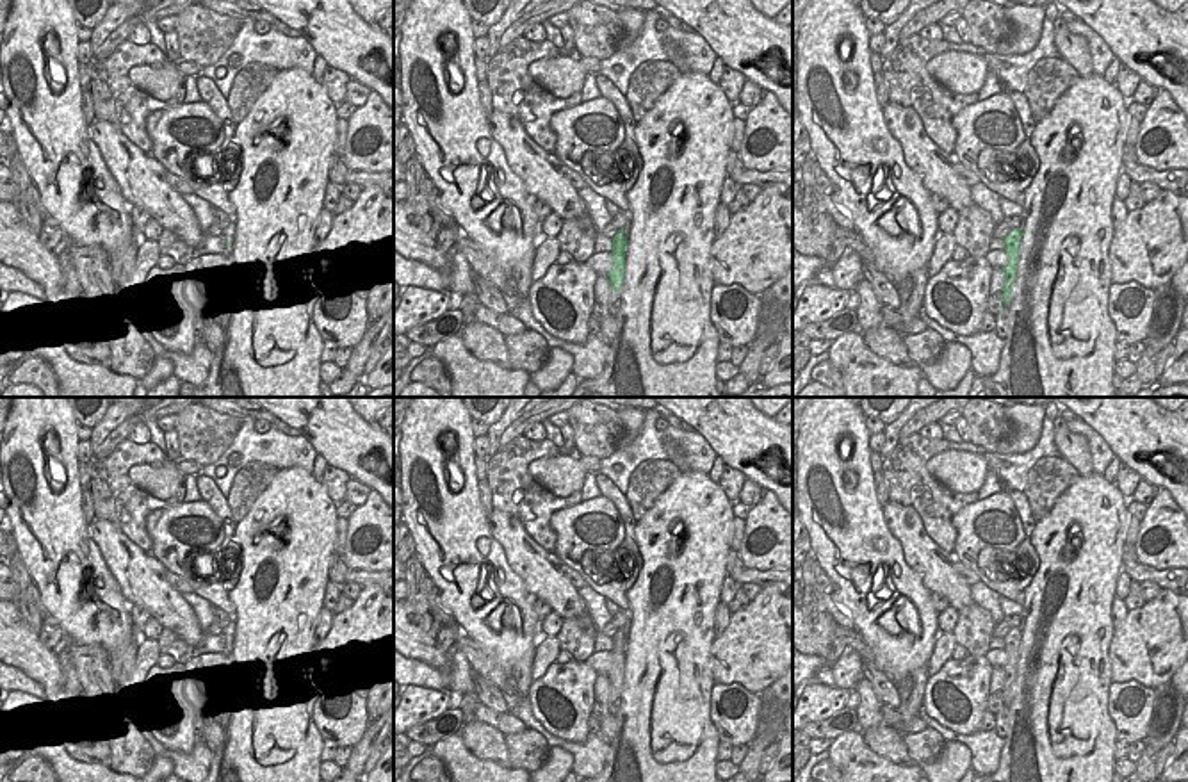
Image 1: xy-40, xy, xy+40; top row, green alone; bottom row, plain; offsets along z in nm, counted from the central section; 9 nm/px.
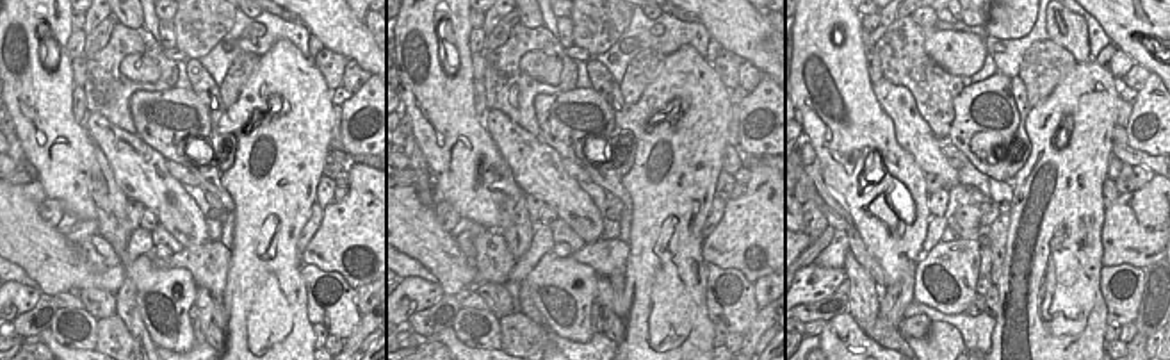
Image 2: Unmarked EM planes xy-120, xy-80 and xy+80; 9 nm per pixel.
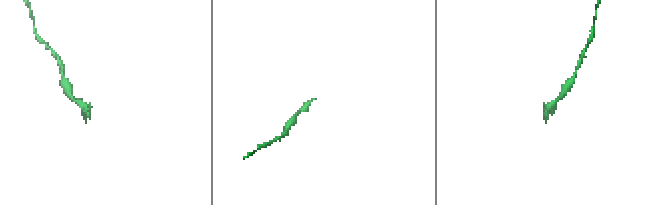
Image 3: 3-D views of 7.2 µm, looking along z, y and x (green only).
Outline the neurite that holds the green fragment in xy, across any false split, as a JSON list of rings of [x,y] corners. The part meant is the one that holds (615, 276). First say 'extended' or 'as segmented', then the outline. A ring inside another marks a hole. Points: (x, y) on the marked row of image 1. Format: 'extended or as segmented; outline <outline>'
as segmented; outline [[[622,228],[613,237],[613,251],[611,251],[613,265],[611,265],[611,271],[607,273],[609,283],[618,292],[622,289],[623,273],[625,273],[625,249],[627,249],[627,240],[625,240],[623,228]]]

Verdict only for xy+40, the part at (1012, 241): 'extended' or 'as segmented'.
as segmented

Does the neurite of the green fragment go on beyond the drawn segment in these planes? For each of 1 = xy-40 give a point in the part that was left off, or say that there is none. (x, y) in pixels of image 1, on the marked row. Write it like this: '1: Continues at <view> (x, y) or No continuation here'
1: No continuation here.

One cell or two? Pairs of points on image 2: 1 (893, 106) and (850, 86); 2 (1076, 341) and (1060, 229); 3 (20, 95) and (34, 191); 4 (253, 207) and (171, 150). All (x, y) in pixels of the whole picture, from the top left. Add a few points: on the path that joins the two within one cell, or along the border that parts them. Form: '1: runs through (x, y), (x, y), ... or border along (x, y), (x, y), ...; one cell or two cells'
1: border along (871, 84), (871, 91), (891, 120), (896, 136); two cells
2: runs through (1060, 312), (1060, 257); one cell
3: border along (36, 180), (47, 196); two cells
4: border along (219, 173), (219, 184), (232, 198), (234, 212); two cells

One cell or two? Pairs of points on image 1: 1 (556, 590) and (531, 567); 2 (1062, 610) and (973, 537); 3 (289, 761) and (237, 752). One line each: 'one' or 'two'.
1: one
2: two
3: one

